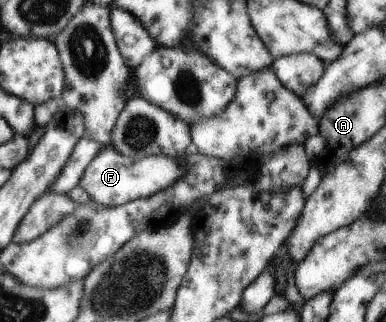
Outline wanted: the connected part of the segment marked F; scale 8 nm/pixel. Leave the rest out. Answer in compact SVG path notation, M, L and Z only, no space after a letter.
M105 146L87 167L79 184L94 202L106 207L116 207L123 203L144 199L173 187L174 182L186 173L179 157L165 155L149 155L141 159L132 159L122 154L113 146Z

